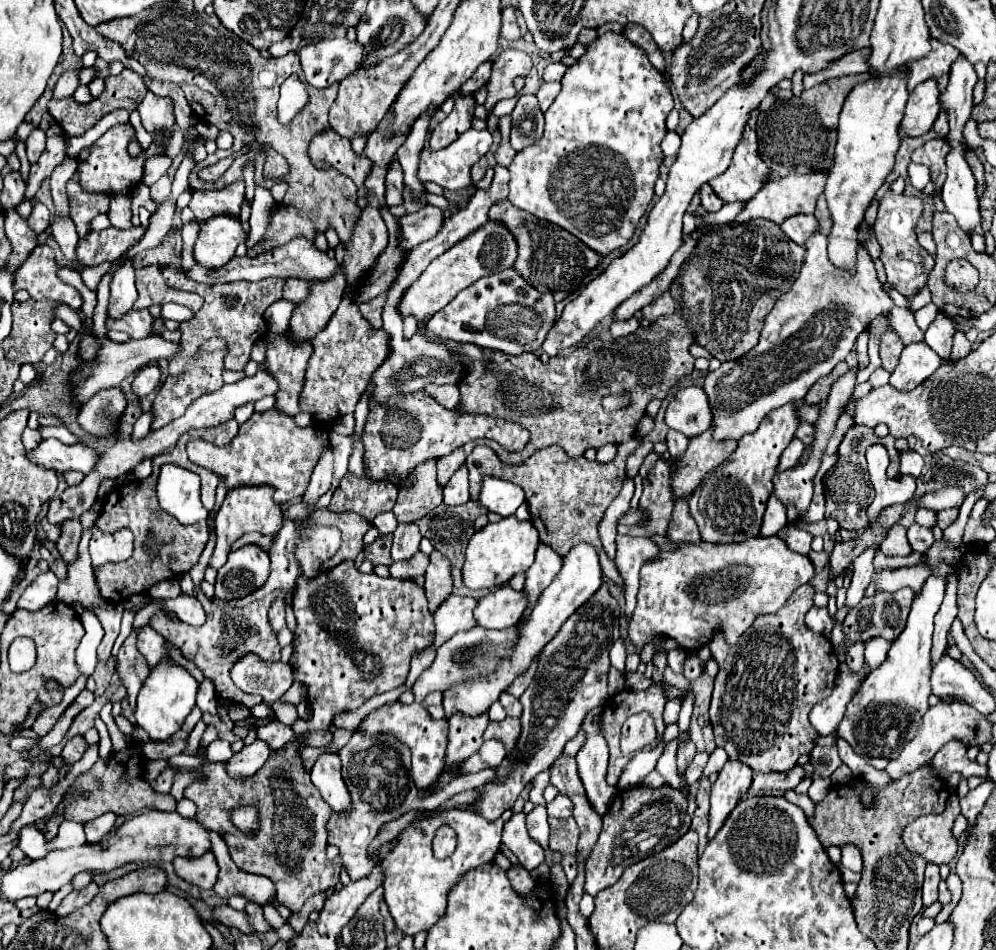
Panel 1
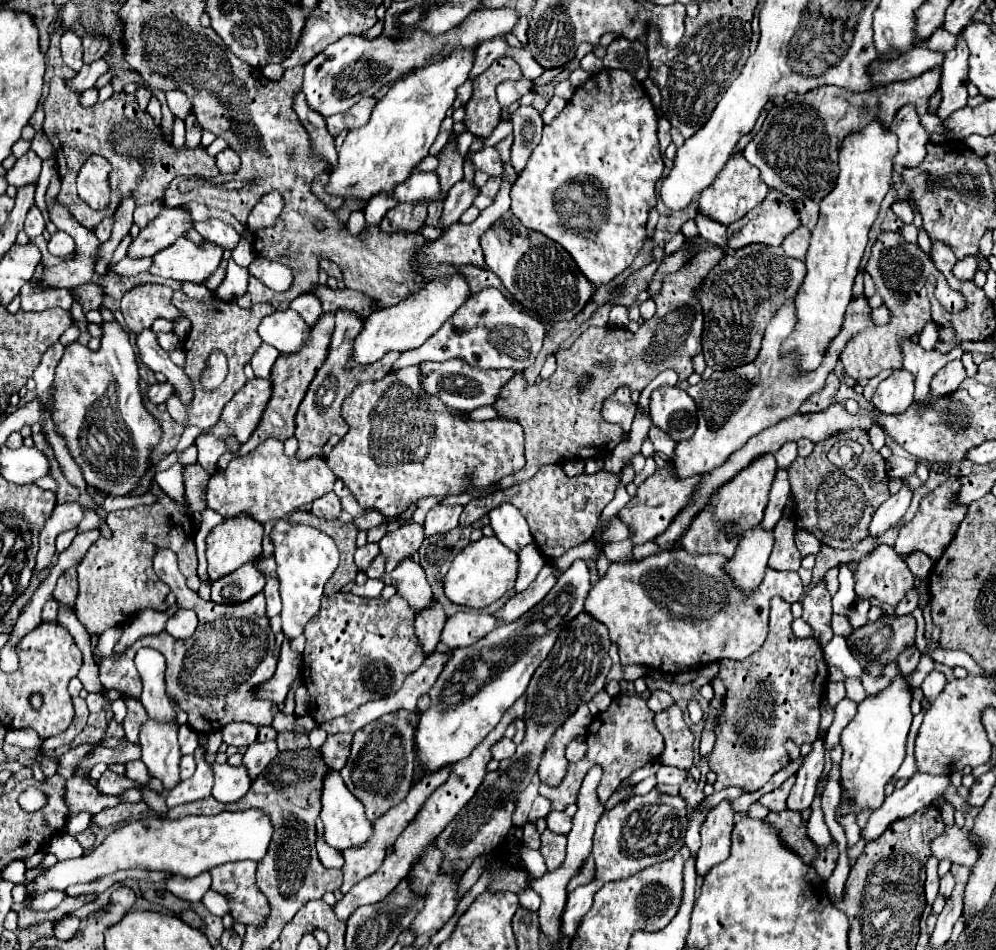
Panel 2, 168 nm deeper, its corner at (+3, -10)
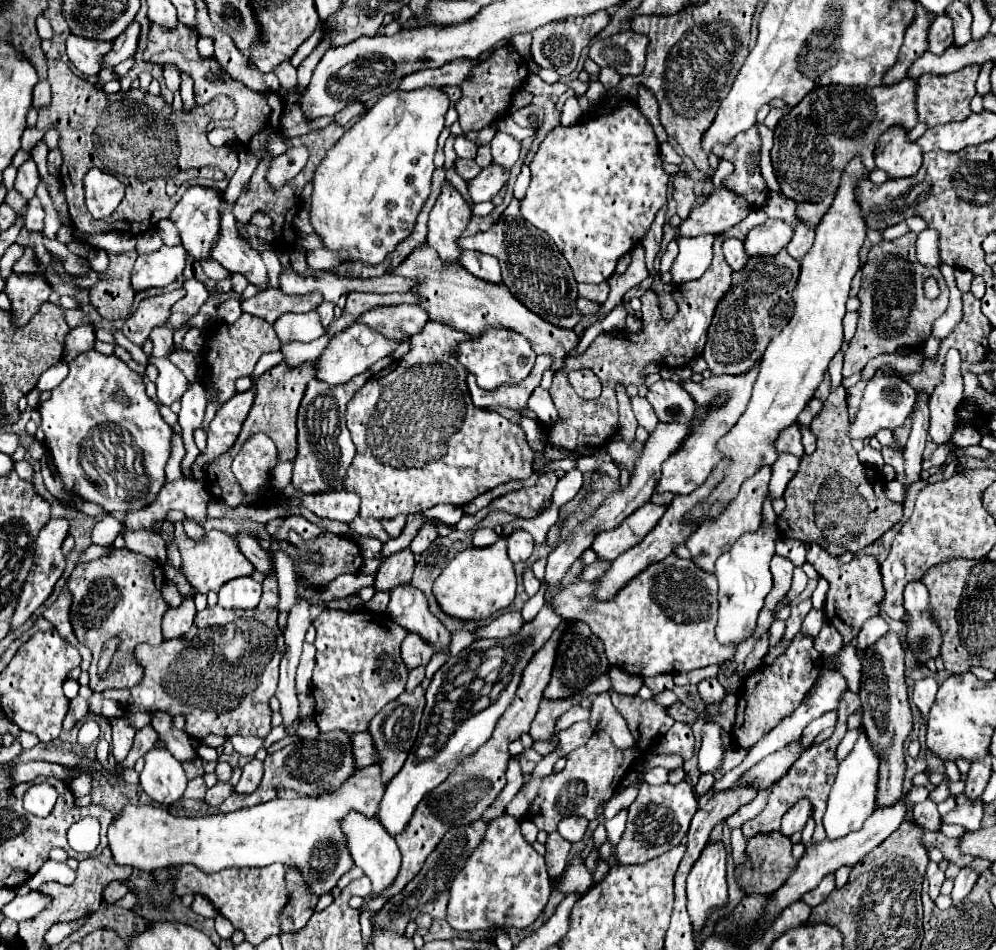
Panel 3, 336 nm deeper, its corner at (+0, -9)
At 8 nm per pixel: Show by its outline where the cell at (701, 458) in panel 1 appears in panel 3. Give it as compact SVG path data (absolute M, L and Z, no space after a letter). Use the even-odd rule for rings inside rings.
M646 502L636 512L632 512L628 518L624 518L616 528L600 532L592 542L592 548L596 550L598 558L614 560L622 552L626 552L632 546L636 546L638 542L642 542L644 536L658 524L658 520L666 512L666 508L668 506L658 506L654 502Z

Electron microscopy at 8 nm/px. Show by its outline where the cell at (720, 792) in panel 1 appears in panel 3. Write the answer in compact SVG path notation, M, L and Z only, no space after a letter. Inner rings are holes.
M722 840L708 842L688 874L688 914L694 930L702 928L706 916L728 900L726 858L728 850Z

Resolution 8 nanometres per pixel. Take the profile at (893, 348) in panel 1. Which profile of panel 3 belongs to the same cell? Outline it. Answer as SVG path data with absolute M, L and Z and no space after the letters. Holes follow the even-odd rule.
M908 232L895 240L882 240L872 246L868 260L862 266L862 288L858 292L862 302L860 320L850 350L844 354L842 376L848 378L864 370L868 360L880 354L894 354L900 346L920 348L932 334L932 322L942 316L948 308L948 286L938 268L930 268L916 258L916 234ZM928 276L934 276L940 284L940 298L936 302L924 296L922 284Z

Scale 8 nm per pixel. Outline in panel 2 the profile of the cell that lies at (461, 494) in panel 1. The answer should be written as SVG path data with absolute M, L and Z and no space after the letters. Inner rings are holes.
M453 505L453 507L433 507L423 523L423 533L425 537L437 535L437 533L447 533L451 529L457 527L459 523L459 515L461 515L461 507Z

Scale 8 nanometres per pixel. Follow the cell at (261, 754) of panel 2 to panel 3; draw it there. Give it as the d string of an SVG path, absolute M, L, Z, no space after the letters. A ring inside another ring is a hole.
M258 758L250 760L250 762L242 768L242 778L240 778L240 782L236 784L234 790L240 792L240 794L252 794L252 792L260 786L262 774L264 774L264 762L258 760Z

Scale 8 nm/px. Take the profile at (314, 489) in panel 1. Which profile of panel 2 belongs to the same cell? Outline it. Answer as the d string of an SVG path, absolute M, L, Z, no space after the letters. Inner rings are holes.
M285 519L277 521L269 539L275 547L275 561L277 561L277 577L281 581L281 623L287 641L295 639L303 633L307 621L319 611L319 603L323 597L323 585L335 573L339 565L339 549L329 535L315 531L307 525L289 525Z

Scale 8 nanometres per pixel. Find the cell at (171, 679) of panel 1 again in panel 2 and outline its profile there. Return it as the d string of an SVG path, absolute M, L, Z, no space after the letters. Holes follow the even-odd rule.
M151 723L141 727L141 761L153 779L159 779L165 789L179 785L179 743L177 723Z

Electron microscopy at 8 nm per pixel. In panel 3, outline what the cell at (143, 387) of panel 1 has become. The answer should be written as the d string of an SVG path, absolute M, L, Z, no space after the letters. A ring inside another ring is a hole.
M151 355L148 364L154 365L160 370L160 376L156 380L158 400L166 406L180 400L182 394L186 392L186 382L188 382L186 376L168 358L156 358Z

